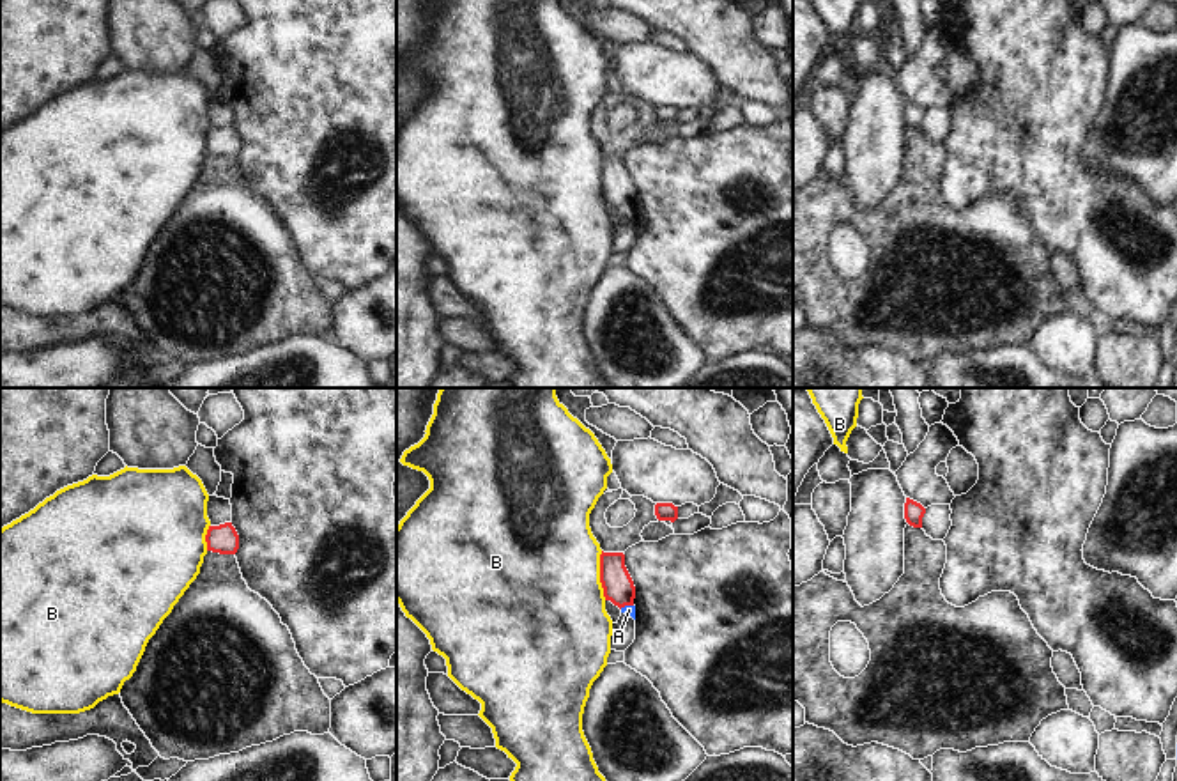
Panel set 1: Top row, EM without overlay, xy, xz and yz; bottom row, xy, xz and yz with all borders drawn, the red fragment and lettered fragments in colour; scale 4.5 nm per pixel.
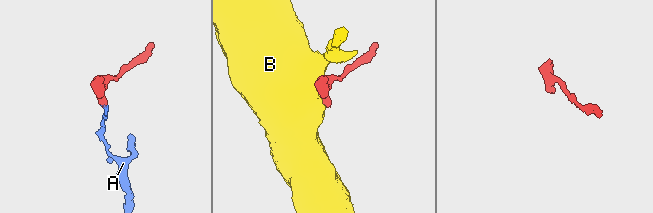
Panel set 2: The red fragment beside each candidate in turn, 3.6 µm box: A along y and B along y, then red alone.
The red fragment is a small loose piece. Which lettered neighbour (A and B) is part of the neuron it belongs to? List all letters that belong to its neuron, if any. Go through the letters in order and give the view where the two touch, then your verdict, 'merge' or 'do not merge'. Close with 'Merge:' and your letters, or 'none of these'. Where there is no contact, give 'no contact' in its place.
A: xz | merge
B: xz | do not merge
Merge: A

